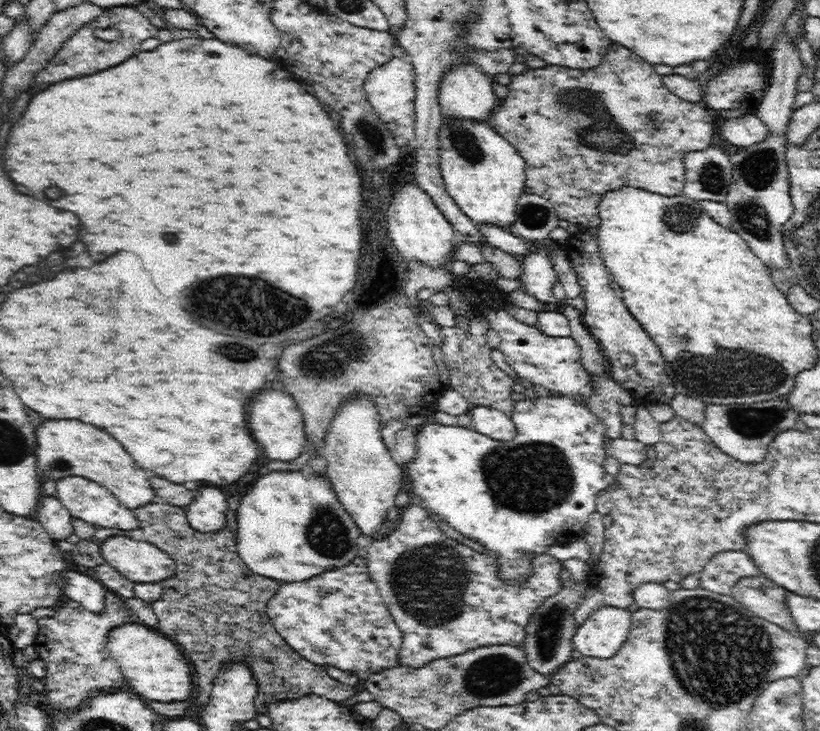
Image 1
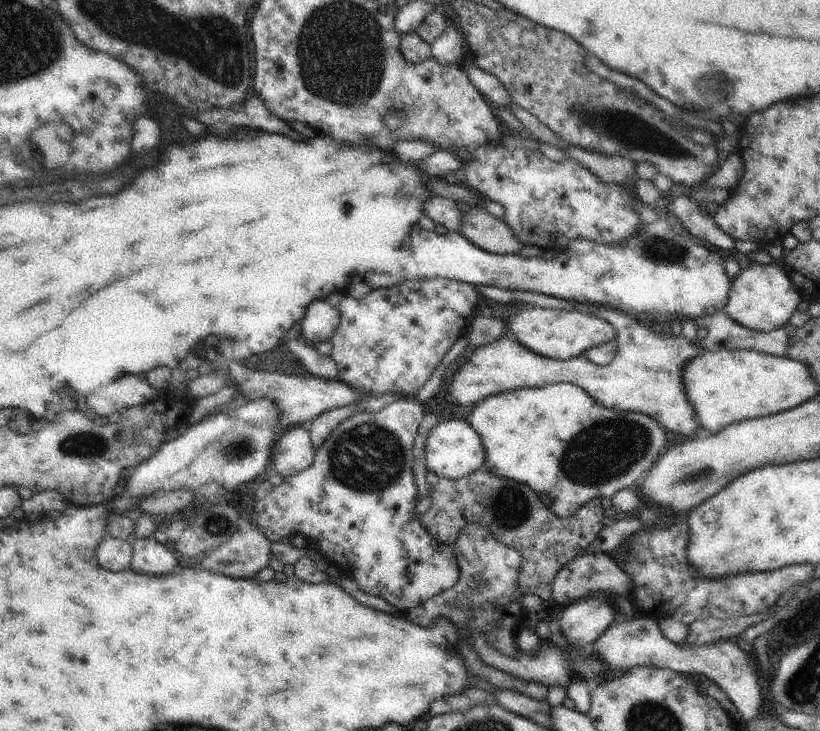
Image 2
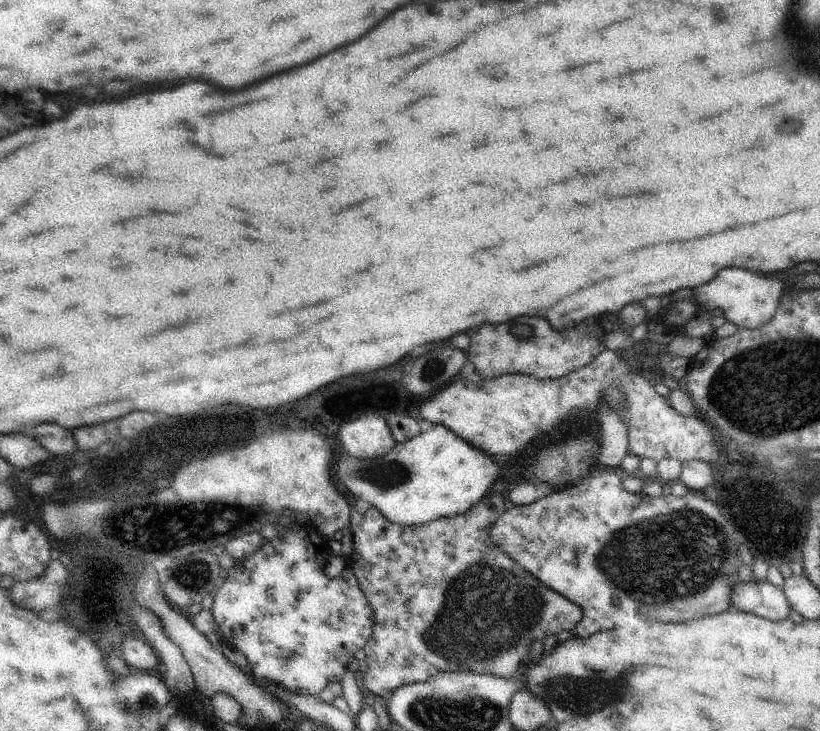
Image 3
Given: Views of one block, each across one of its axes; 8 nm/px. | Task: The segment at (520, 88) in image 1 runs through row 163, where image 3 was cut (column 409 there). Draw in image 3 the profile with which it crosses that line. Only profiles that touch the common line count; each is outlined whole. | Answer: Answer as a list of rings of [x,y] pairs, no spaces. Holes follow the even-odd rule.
[[[500,493],[491,495],[484,496],[460,516],[442,517],[421,525],[393,523],[374,507],[366,512],[351,509],[352,554],[347,566],[354,570],[374,612],[372,636],[362,648],[368,663],[363,683],[383,703],[399,688],[426,682],[438,673],[473,672],[507,679],[517,676],[536,640],[562,630],[572,632],[580,622],[583,612],[578,604],[544,586],[492,544],[491,528],[509,505]]]

